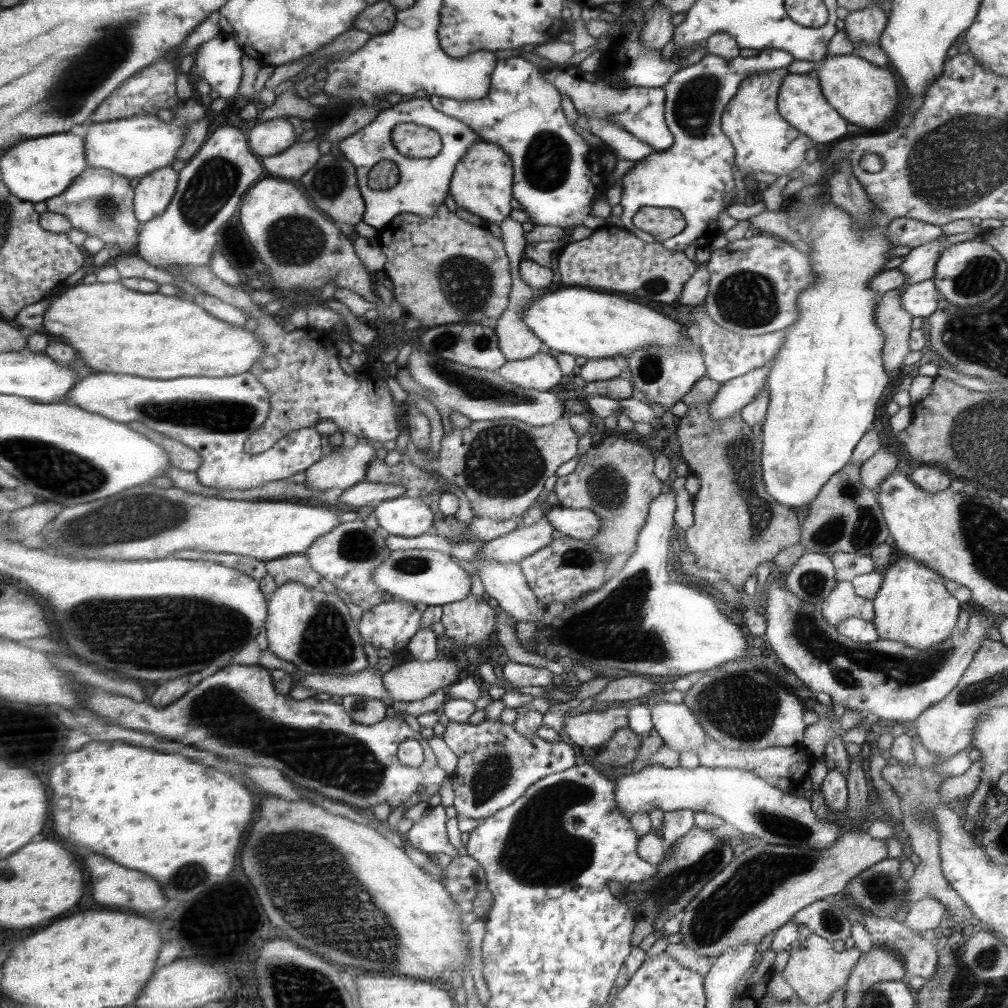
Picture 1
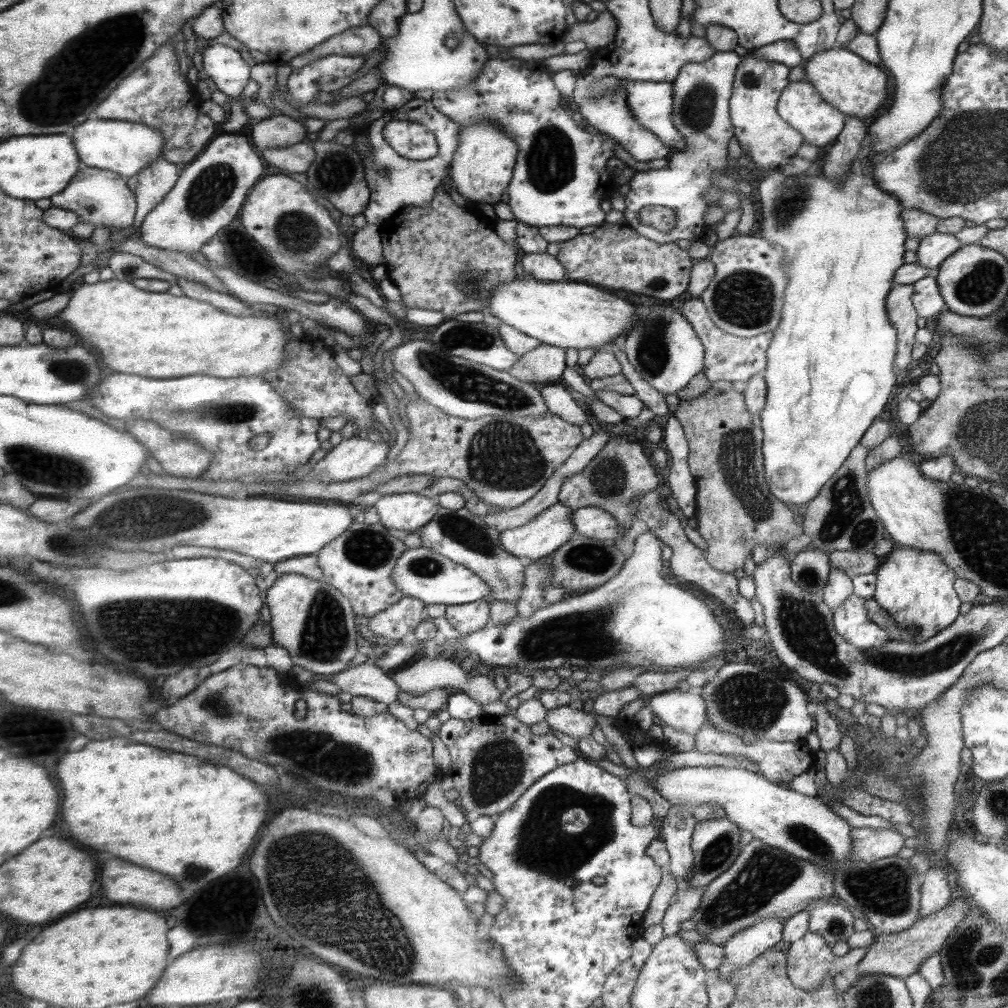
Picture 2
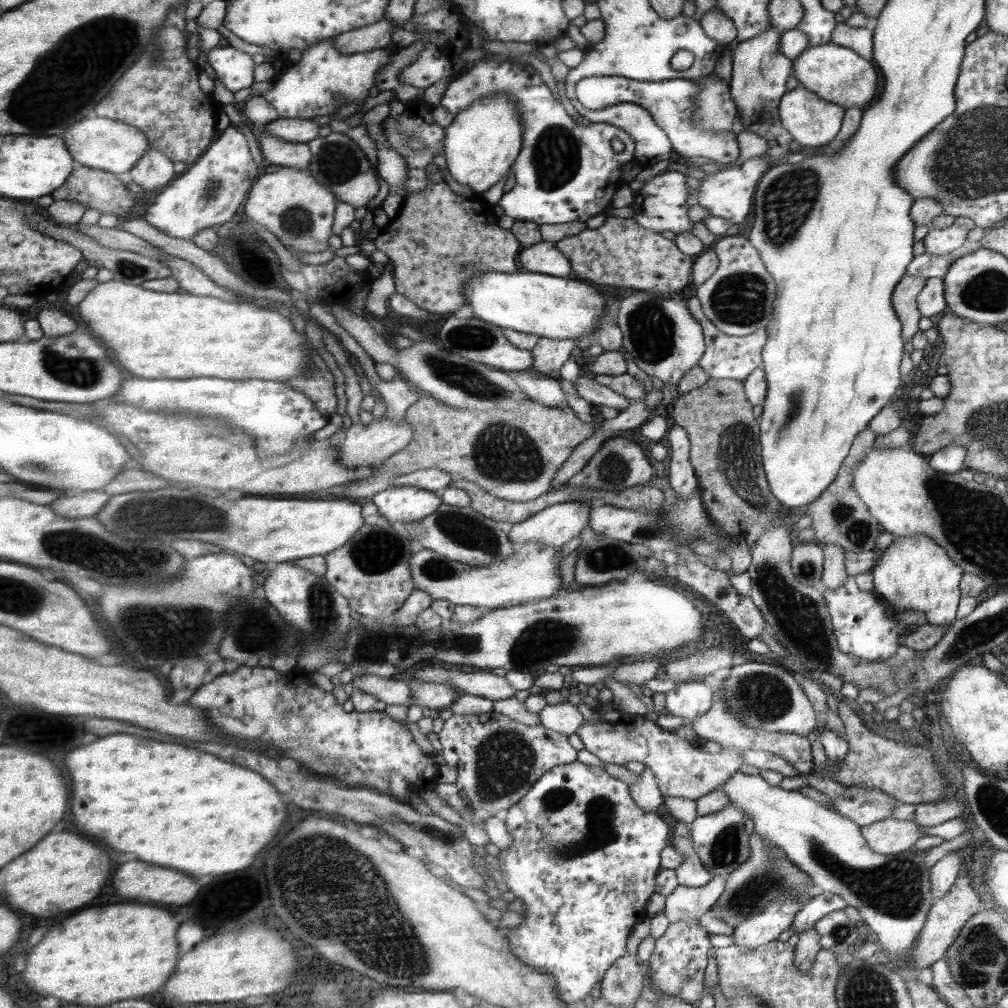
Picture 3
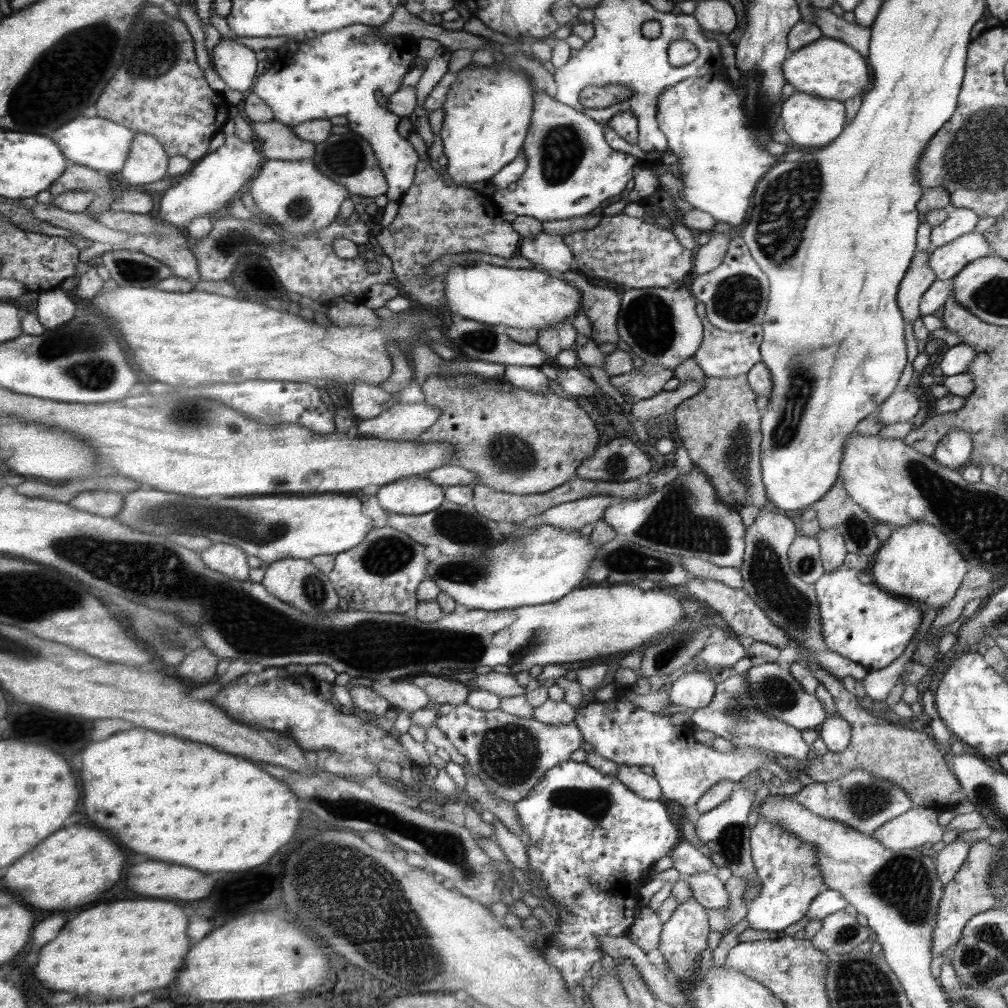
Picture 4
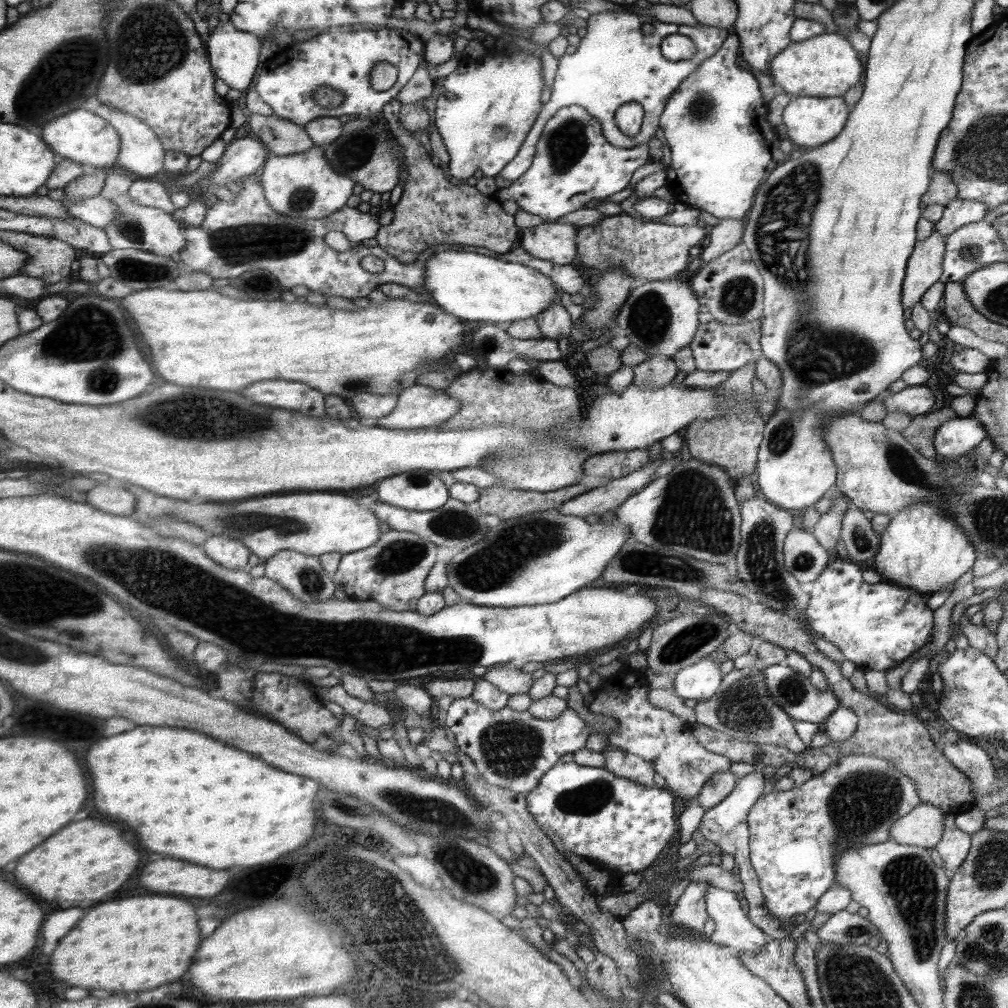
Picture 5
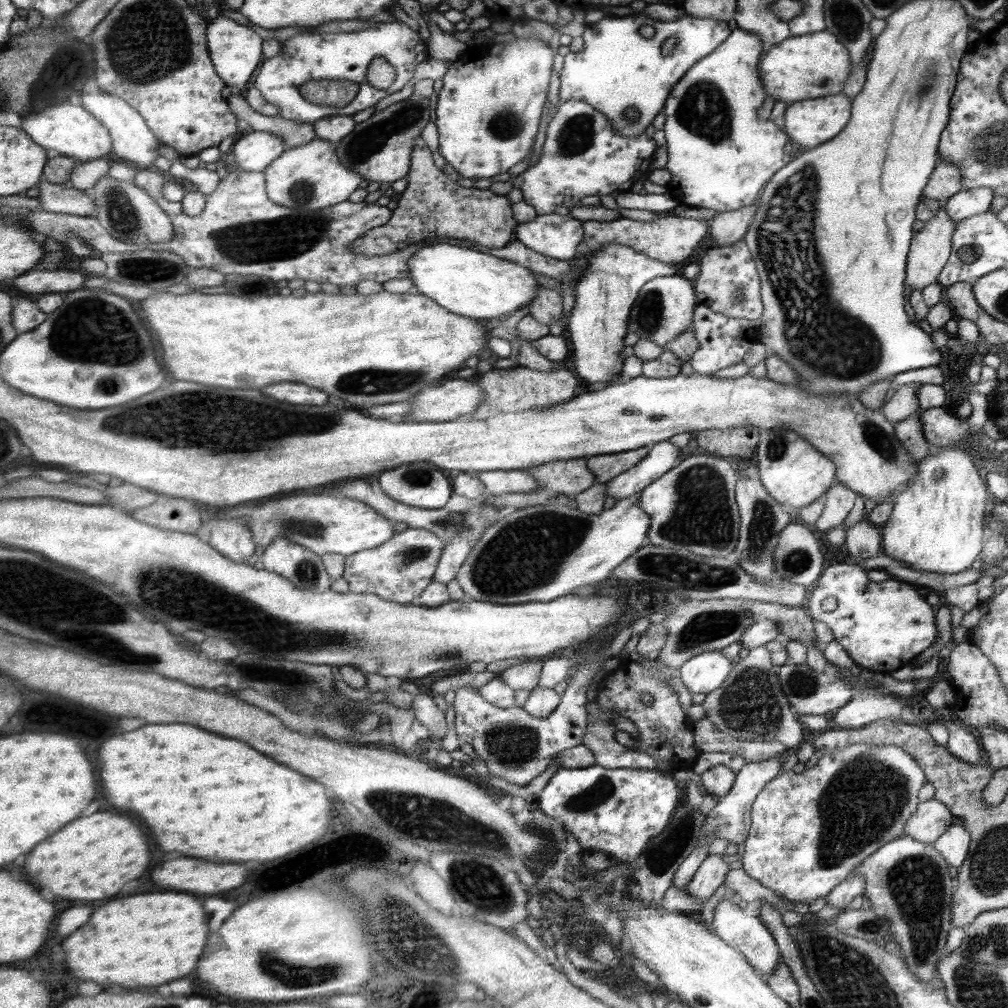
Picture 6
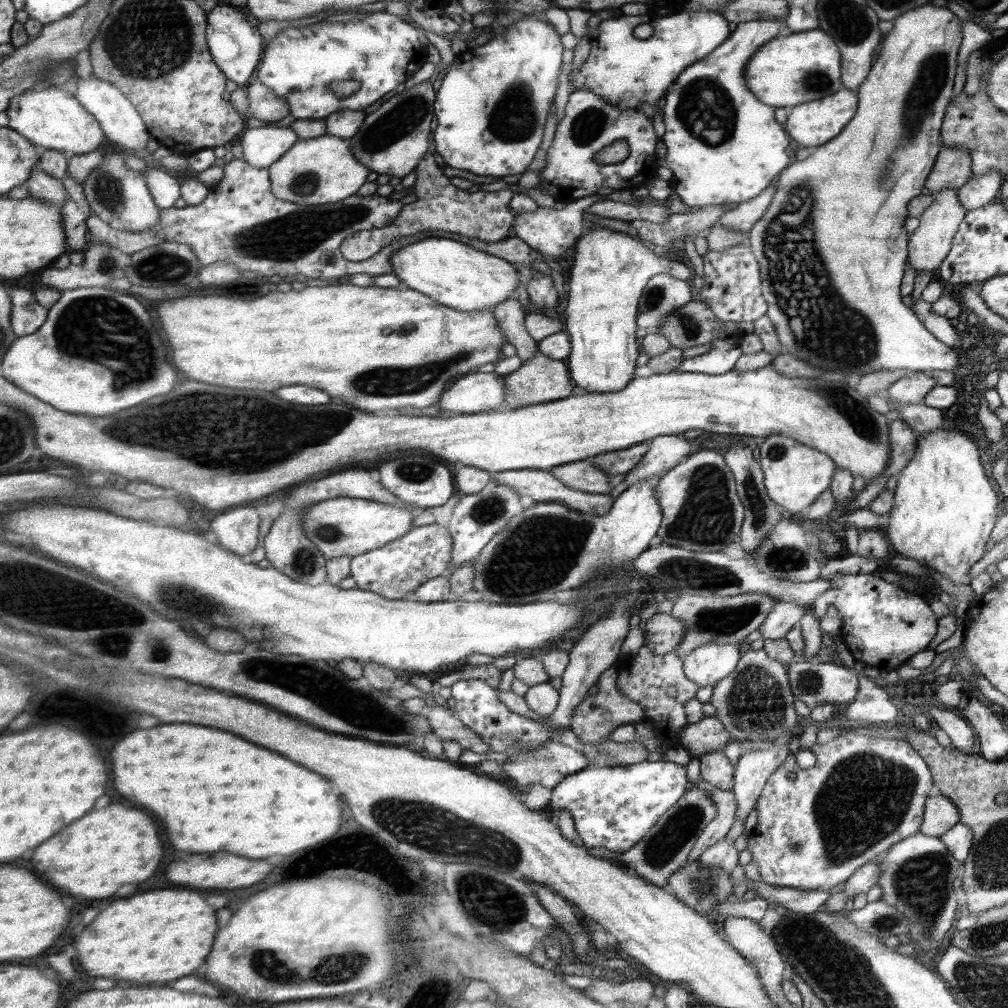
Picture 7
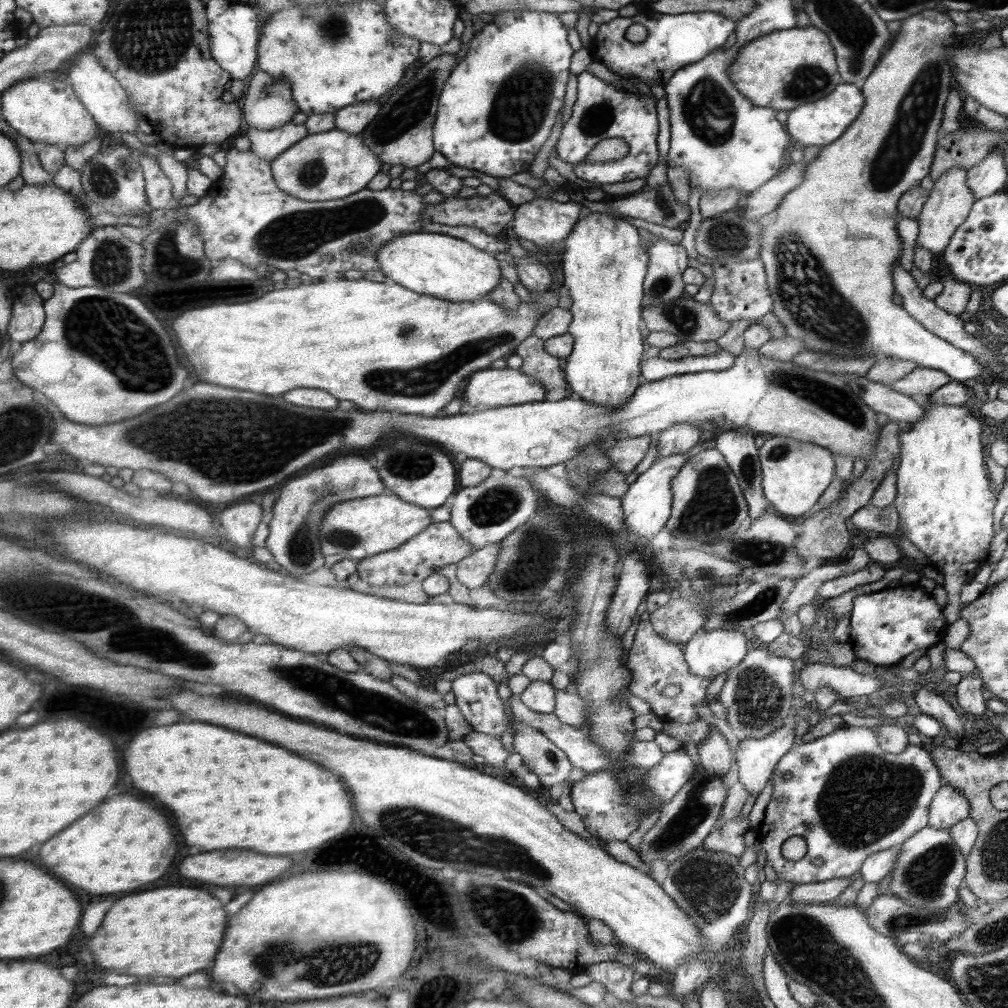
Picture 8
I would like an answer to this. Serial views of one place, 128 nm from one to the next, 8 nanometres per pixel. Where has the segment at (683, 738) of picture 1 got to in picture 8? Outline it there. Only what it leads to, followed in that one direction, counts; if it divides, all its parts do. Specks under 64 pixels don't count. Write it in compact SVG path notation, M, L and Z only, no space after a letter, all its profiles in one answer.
M700 629L684 645L685 659L690 673L713 680L722 672L740 665L751 644L744 632Z

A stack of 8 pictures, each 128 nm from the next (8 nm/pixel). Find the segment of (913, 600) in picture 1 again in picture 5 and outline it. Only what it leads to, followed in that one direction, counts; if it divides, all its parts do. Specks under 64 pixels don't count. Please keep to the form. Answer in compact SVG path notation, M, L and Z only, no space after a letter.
M916 501L908 505L902 512L891 517L890 524L884 533L879 534L880 546L875 556L875 571L882 576L882 580L900 587L906 587L921 594L934 594L948 585L955 584L956 580L973 568L977 560L977 549L970 542L968 535L958 525L952 515L938 511L936 507L928 505L928 501Z

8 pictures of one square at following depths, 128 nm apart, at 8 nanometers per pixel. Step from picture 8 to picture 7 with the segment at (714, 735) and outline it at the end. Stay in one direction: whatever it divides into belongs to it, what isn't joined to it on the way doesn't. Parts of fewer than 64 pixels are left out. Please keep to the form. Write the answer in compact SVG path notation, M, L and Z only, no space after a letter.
M723 750L708 752L699 758L701 777L722 790L730 788L736 767L730 763Z

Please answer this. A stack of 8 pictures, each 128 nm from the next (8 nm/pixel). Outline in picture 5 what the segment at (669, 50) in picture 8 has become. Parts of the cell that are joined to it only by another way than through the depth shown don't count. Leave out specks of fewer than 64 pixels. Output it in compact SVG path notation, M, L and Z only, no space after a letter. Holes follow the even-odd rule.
M626 10L591 14L587 19L586 28L587 33L581 38L576 51L560 57L554 84L551 88L551 99L539 113L520 152L501 170L497 178L512 182L518 180L531 167L536 144L548 118L552 118L559 109L570 105L586 106L586 110L590 110L590 114L594 114L594 118L602 122L602 130L606 130L606 138L610 138L610 142L614 142L614 146L634 148L641 144L648 145L651 138L656 136L666 102L680 88L686 77L697 72L702 62L718 52L729 36L728 29L720 29L702 23L698 23L696 26L666 24L652 16L635 14ZM644 24L652 24L654 32L648 35L643 34L642 26ZM670 34L688 36L696 46L694 57L680 59L678 62L666 60L660 51L660 44L664 37ZM628 102L641 104L644 111L640 132L634 137L622 133L616 121L617 110L622 104Z

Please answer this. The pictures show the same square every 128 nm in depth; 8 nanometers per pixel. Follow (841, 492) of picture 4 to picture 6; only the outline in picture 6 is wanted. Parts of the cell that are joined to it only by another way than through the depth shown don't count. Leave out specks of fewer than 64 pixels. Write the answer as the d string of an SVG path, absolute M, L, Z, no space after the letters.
M866 518L846 528L846 550L854 559L869 559L882 554L880 532Z

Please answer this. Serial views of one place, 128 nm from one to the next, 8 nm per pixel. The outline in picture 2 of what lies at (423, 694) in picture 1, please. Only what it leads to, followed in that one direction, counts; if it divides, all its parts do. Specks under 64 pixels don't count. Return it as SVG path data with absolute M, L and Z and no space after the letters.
M440 655L433 659L423 657L412 665L391 674L394 682L396 682L396 685L399 686L401 691L408 692L411 696L419 696L420 694L425 694L436 689L446 689L465 693L467 696L470 696L472 700L483 706L497 702L501 697L500 690L497 688L495 680L490 673L482 676L473 676L471 678L456 662Z

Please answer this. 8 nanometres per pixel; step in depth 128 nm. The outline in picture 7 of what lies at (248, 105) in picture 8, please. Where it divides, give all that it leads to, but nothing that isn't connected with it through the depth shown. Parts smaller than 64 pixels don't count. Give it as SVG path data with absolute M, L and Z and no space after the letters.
M255 80L245 89L252 117L258 118L260 122L278 122L290 114L289 103L262 81Z

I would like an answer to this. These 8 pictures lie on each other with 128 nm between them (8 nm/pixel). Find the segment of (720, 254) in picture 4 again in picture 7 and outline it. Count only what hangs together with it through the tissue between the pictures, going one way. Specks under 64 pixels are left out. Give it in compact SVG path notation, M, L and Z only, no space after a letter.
M770 186L770 190L760 193L754 198L754 202L742 202L738 208L727 211L720 219L719 224L738 232L748 234L751 231L754 222L758 222L762 218L762 214L766 212L766 208L770 206L770 200L776 192L776 186Z

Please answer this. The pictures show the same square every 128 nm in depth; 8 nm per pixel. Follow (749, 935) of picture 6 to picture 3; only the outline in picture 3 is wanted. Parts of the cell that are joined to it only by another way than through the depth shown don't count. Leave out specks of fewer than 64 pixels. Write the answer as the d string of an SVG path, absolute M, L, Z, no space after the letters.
M676 822L673 832L674 849L684 857L684 862L676 868L677 881L680 886L700 887L706 886L713 877L708 871L694 850L692 838L690 836L690 825L684 822Z

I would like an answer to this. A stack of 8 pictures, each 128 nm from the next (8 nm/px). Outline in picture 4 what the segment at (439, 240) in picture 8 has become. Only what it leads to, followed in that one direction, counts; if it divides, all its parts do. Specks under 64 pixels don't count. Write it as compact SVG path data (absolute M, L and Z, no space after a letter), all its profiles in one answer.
M475 262L468 266L452 264L445 276L442 276L446 287L448 311L476 322L504 325L517 329L546 329L558 325L558 321L574 318L578 309L582 309L582 290L570 286L561 279L539 269L514 269L513 267L494 266L486 262Z

